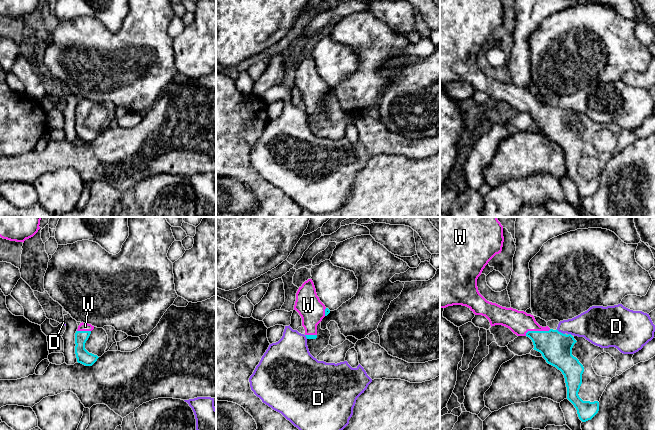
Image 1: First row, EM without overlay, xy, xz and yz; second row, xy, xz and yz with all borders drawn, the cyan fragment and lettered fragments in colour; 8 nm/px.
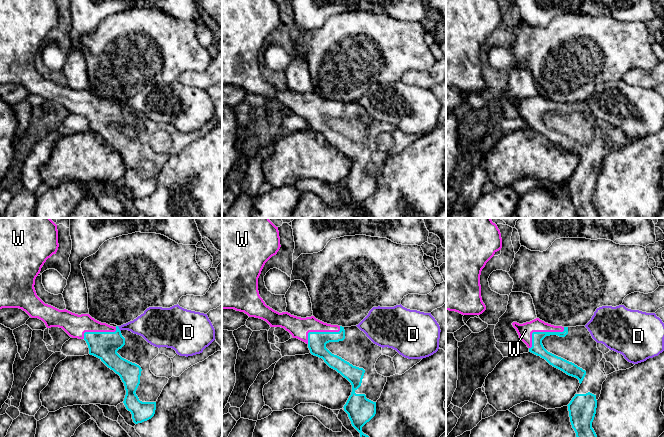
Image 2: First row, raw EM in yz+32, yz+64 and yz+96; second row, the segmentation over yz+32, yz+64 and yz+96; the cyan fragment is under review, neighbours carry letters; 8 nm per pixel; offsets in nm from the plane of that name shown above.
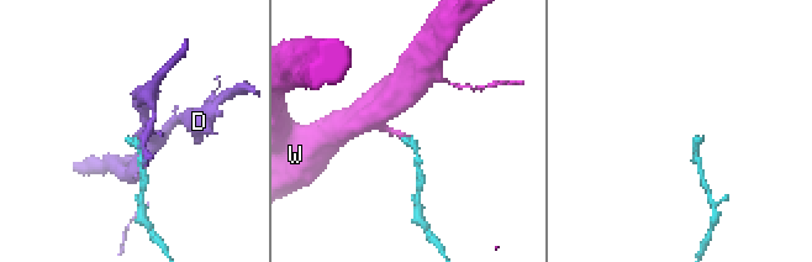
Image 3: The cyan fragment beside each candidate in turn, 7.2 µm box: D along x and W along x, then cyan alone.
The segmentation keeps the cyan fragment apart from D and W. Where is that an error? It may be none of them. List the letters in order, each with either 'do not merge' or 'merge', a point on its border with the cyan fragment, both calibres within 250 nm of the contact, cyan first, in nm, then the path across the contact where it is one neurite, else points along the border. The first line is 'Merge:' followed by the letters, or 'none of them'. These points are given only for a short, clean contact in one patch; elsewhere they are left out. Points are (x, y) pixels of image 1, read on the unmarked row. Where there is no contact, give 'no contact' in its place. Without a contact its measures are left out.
Merge: W
D: do not merge | yz (560, 108) | 260/220 nm | along yz (556, 105), (564, 110)
W: merge | yz (537, 107) | 260/190 nm | across yz (556, 124), (537, 107), (519, 98)

